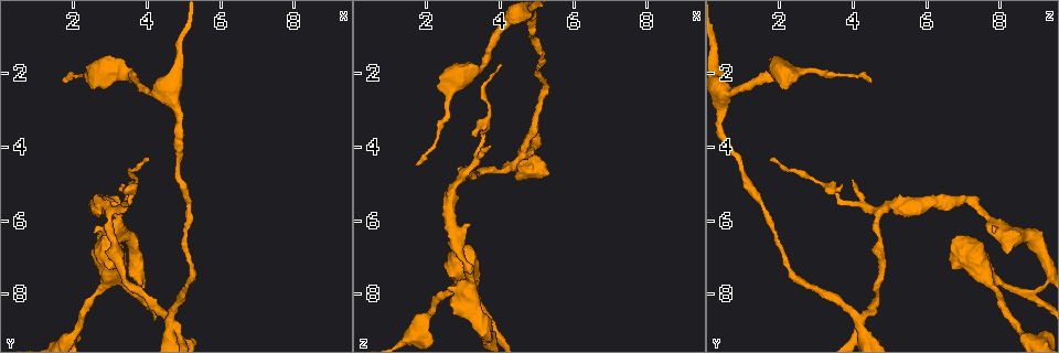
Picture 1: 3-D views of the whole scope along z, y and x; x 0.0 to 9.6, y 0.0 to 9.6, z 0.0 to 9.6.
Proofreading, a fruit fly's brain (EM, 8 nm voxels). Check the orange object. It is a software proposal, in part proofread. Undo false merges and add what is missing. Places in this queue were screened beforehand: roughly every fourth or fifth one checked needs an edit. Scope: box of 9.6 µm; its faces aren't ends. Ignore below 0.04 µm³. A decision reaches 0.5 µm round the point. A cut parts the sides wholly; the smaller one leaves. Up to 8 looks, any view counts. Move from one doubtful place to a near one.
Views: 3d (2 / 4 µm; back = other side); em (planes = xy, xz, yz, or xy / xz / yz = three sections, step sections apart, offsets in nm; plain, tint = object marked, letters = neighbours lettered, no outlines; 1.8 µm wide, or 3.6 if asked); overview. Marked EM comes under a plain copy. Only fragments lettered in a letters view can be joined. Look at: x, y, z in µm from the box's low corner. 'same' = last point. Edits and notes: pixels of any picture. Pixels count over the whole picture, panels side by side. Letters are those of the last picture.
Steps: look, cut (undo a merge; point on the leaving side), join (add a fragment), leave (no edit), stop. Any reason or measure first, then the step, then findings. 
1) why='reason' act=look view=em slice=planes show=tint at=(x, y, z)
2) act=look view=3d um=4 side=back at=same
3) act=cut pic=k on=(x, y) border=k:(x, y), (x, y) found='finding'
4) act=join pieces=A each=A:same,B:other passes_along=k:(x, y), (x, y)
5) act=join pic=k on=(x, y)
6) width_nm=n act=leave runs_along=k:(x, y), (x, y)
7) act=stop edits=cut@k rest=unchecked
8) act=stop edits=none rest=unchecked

why='branch point' act=look view=3d um=2 at=(4.60, 8.60, 4.20)

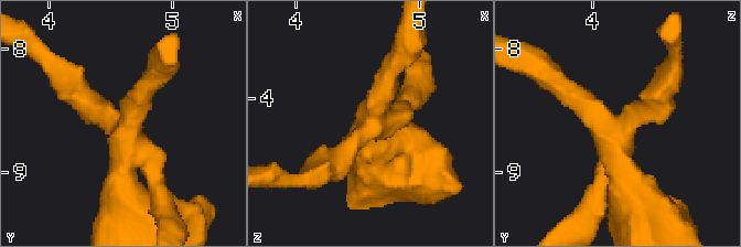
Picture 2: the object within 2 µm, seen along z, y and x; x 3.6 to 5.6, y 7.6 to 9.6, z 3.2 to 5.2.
arms=3 arm_widths_nm=200,220,420 why='now the EM' act=look view=em slice=planes show=tint at=(4.64, 8.66, 4.22)

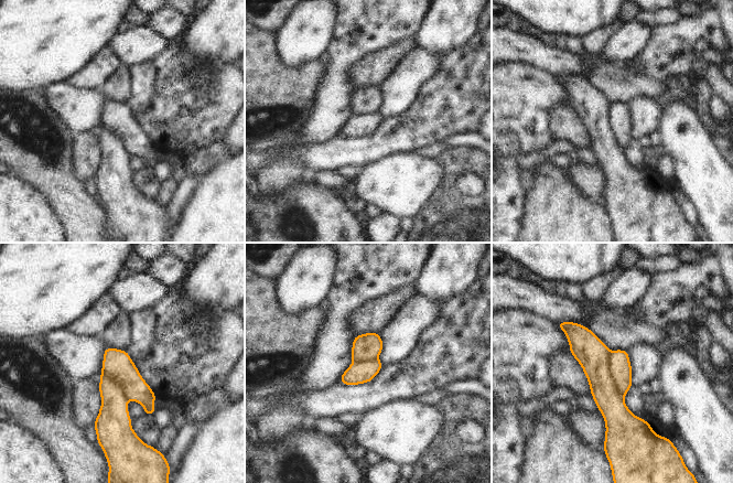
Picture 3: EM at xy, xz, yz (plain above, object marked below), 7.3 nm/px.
act=look view=em slice=planes show=letters at=same

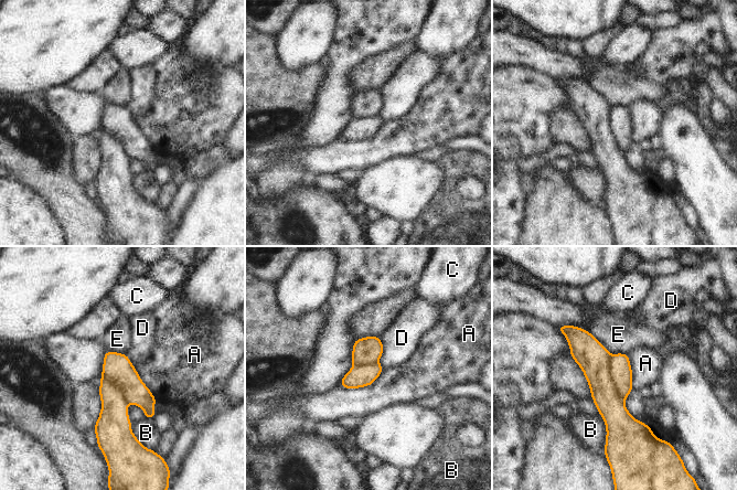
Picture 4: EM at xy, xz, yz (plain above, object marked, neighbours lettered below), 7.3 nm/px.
act=cut pic=4 on=(593, 358) each=A:other,B:other,C:other,D:other,E:other found='two neurons meet here'

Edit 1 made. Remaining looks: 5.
act=look view=overview

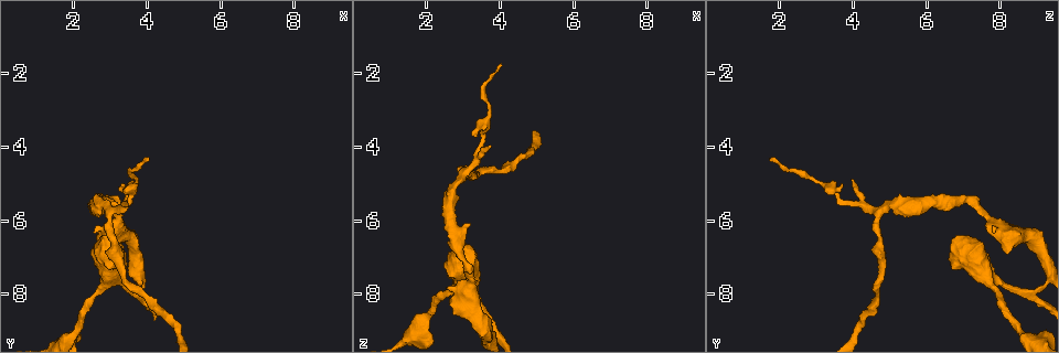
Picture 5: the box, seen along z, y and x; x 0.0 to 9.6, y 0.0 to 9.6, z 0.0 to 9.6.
why='thick turns thin' act=look view=em slice=planes show=letters at=(2.95, 5.70, 4.85)

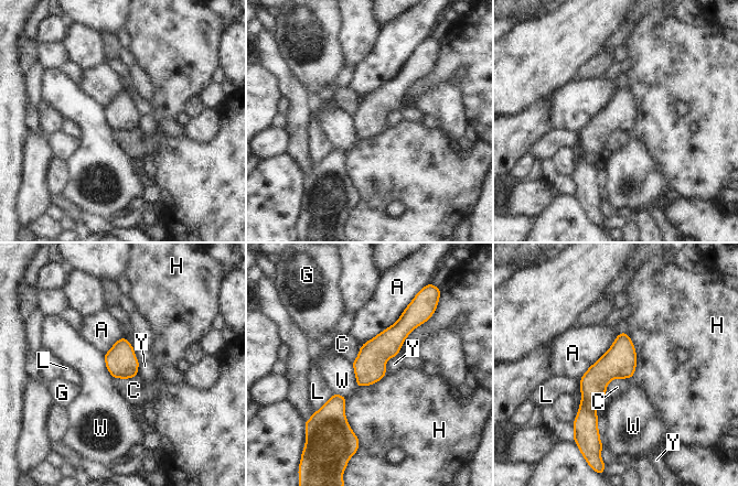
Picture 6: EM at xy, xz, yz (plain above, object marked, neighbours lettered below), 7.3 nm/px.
act=leave each=A:other,C:other,G:other,H:other,L:other,W:other,Y:other found='one neuron here'

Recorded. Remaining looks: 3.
act=stop edits=cut@4 rest=unchecked

